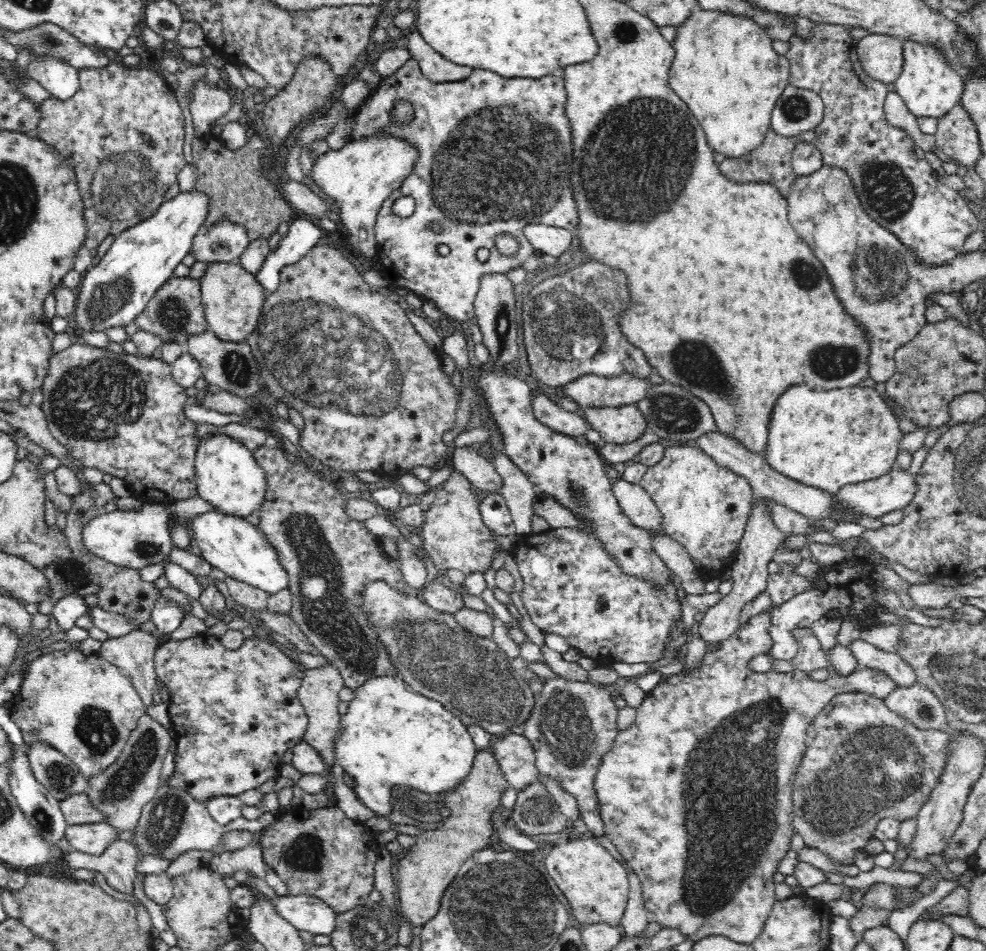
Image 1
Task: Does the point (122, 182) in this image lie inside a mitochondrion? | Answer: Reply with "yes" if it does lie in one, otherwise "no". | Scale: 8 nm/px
yes

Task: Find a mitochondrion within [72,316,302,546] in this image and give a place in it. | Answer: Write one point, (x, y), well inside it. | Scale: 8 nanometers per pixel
(237, 367)

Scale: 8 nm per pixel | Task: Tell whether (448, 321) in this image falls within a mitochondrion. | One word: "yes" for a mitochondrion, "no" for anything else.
no

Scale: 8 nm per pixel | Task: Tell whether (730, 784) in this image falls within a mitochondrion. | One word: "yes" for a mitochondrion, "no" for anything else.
yes

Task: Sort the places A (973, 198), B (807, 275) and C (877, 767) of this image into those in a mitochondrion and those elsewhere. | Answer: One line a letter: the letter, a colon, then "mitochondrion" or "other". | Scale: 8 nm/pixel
A: other
B: mitochondrion
C: mitochondrion

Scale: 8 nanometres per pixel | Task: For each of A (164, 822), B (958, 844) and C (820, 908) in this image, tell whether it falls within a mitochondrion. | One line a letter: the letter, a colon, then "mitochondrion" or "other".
A: mitochondrion
B: mitochondrion
C: other

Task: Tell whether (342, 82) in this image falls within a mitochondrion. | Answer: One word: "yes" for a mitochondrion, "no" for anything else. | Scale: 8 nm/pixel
no

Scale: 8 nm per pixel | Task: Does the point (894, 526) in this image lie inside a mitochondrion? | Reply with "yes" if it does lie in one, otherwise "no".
no

